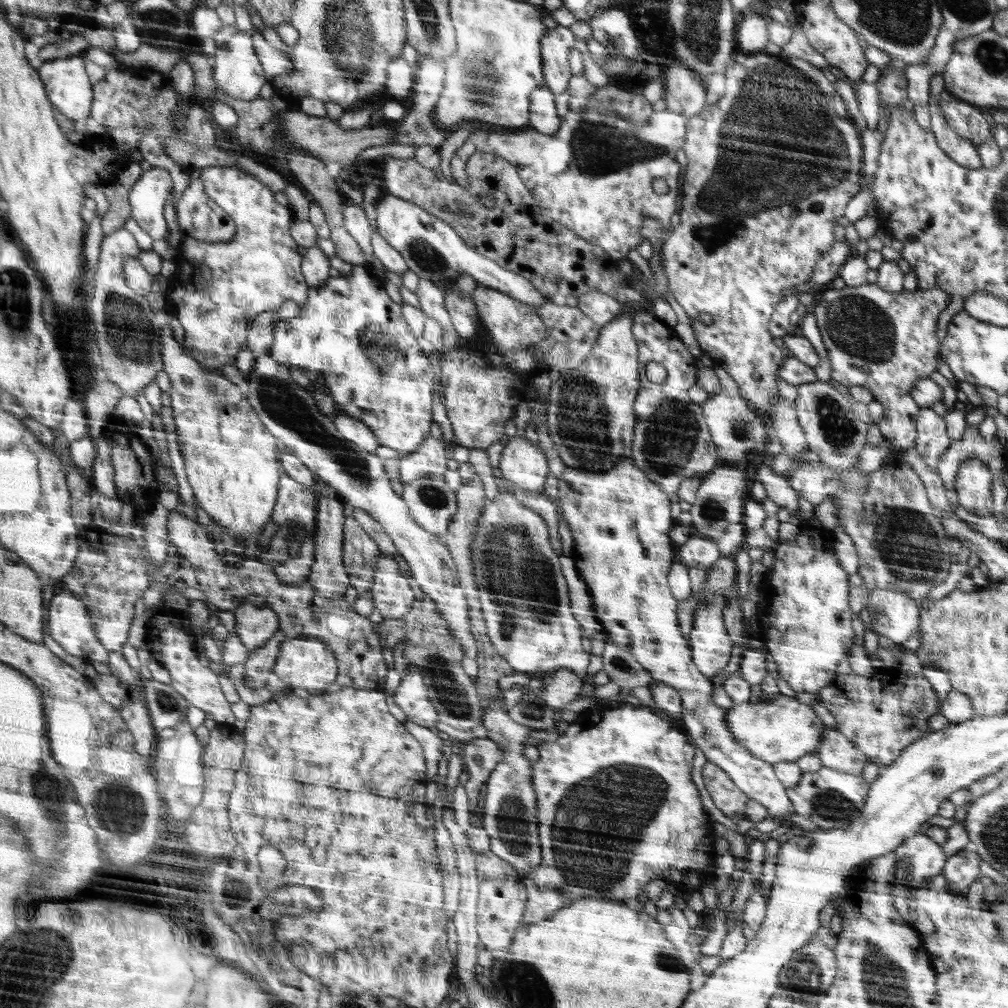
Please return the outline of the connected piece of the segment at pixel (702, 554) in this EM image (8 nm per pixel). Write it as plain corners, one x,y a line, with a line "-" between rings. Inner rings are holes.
689,533
688,540
681,545
678,554
678,561
688,569
711,568
720,558
721,553
716,541
697,533

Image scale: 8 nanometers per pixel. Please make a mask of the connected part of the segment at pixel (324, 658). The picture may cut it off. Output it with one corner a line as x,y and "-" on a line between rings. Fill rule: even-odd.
300,637
281,643
279,658
275,662
275,673
280,680
287,682
293,691
299,688
306,690
324,690
336,676
336,657
334,650
323,641
312,637

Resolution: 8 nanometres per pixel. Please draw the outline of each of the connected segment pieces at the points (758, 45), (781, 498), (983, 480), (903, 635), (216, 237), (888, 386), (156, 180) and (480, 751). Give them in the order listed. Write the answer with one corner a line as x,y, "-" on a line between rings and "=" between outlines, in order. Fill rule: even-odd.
751,12
744,16
739,24
738,43
740,52
744,55
763,52
768,42
768,18
760,12
=
763,465
757,469
753,480
763,484
768,498
776,502
779,508
784,508
793,516
798,514
799,493
784,476
777,474
769,465
=
980,459
963,461
954,483
958,503
970,514
990,516
992,512
992,474
-
988,504
988,512
986,512
=
875,589
868,596
867,610
872,629
877,635
902,644
917,632
919,609
917,602
906,594
=
194,180
178,204
180,232
183,238
194,237
208,242
228,242
236,236
236,222
207,192
204,181
=
866,283
863,286
826,290
810,307
826,346
832,367
831,380
847,387
864,386
871,392
873,400
884,406
885,413
876,426
881,435
891,442
892,450
910,448
918,438
920,408
910,392
920,379
929,378
938,368
941,353
939,318
950,301
949,294
940,289
916,289
910,292
903,288
900,292
888,292
877,283
=
146,166
131,192
132,216
153,239
164,240
170,234
164,214
173,188
175,180
167,168
=
485,737
461,744
460,755
464,771
469,775
464,785
469,798
469,809
472,814
479,814
482,811
485,782
492,769
501,761
502,753
495,742

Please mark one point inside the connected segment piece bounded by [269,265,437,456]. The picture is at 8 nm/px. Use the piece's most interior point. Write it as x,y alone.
351,332

